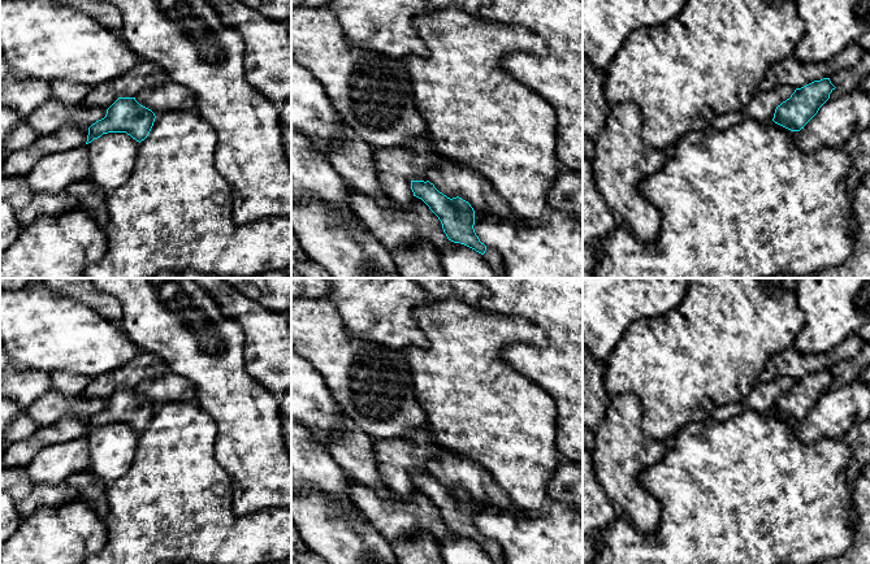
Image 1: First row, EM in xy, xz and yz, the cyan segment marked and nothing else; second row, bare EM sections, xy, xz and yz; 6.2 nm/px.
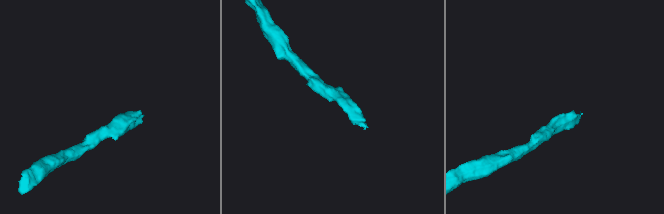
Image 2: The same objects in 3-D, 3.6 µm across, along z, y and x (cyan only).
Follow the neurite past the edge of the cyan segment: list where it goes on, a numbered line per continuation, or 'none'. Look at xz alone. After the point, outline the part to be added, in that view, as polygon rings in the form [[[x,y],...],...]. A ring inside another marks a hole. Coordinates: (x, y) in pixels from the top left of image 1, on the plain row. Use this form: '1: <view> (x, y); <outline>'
1: xz (493, 550); [[[486,538],[482,548],[494,564],[505,564],[502,550],[497,542]]]

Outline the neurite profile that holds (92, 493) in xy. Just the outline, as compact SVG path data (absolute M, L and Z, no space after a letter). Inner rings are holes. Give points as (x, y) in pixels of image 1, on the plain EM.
M91 486L88 489L81 490L78 498L88 502L100 519L104 519L107 516L109 507L103 490Z

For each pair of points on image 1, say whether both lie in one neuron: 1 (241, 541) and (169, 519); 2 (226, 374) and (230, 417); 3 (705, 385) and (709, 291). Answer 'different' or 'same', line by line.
1: same
2: same
3: same

